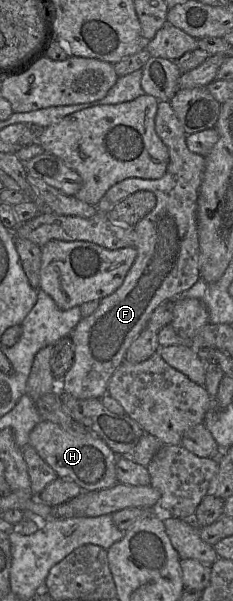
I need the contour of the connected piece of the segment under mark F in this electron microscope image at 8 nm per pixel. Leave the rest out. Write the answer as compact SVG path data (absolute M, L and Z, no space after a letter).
M159 101L155 131L169 151L169 164L164 176L160 179L124 179L110 187L96 205L99 213L107 213L118 202L137 191L150 191L156 197L155 207L133 227L137 257L122 285L112 294L102 298L98 308L91 315L82 317L70 334L74 345L74 360L69 370L58 379L58 390L78 399L101 398L106 394L111 375L124 361L125 354L132 342L146 328L153 311L163 302L181 296L200 278L197 200L205 171L205 157L188 149L187 134L169 101Z

